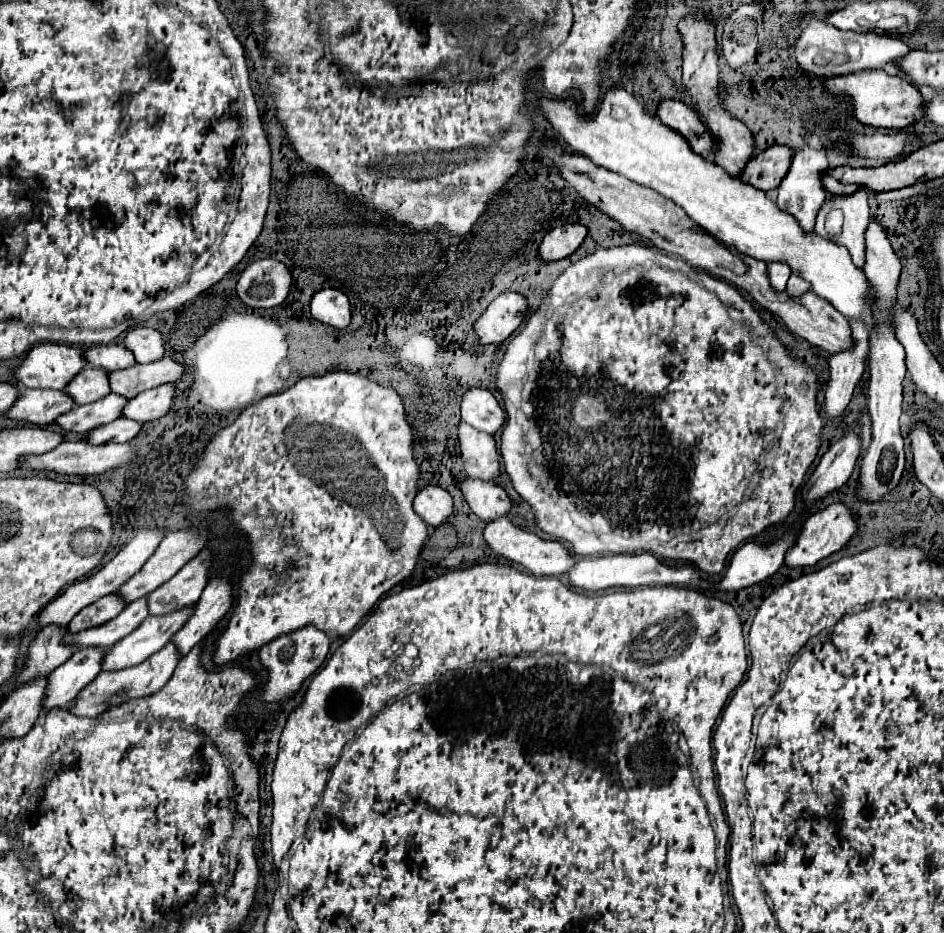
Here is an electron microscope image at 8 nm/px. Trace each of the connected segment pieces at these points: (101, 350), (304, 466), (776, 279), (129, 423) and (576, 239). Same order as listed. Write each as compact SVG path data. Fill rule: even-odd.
M121 342L91 346L85 348L83 354L89 364L97 368L105 368L109 372L125 370L125 366L135 366L135 358L129 354L129 350L125 350L125 346L121 346Z
M341 370L329 372L319 378L301 378L285 392L267 396L267 398L247 406L231 426L227 426L215 434L211 444L205 448L205 460L201 462L199 470L195 470L187 480L189 484L187 484L187 492L185 492L185 502L189 504L191 510L197 510L197 512L211 512L221 506L231 508L231 518L233 518L235 526L241 528L241 534L245 534L249 538L251 554L253 554L253 568L241 576L237 606L227 624L227 630L221 634L221 638L217 642L217 650L215 650L215 658L213 658L215 664L233 662L239 656L253 652L259 646L275 640L277 636L293 632L307 624L313 624L319 630L325 630L327 634L333 634L333 636L345 636L353 630L353 626L371 610L371 606L387 590L391 590L395 584L399 584L401 580L411 576L419 550L427 538L427 524L423 522L423 518L419 518L415 514L415 510L411 506L411 502L419 490L417 488L419 466L415 464L415 458L413 458L413 436L411 436L411 428L405 420L403 402L393 388L383 388L363 376L355 376L355 374L341 372ZM365 460L371 460L371 470L365 466ZM287 546L297 546L301 558L293 560L287 568L287 576L283 576L283 574L277 574L271 558L279 556Z
M771 262L767 266L769 266L769 282L771 282L773 290L785 290L785 284L787 284L787 280L791 276L789 266L779 264L779 262Z
M117 418L105 426L99 426L95 430L89 432L89 442L91 444L107 444L107 442L129 442L133 440L139 430L141 430L141 422L133 422L131 418Z
M583 224L559 226L543 238L543 242L539 246L539 256L543 260L567 258L583 244L585 238L587 238L587 228Z

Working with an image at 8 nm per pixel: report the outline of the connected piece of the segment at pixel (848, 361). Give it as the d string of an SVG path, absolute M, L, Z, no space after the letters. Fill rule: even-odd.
M851 322L851 330L855 348L829 358L829 382L823 410L831 422L845 414L853 390L865 372L865 356L869 354L869 330L861 322Z

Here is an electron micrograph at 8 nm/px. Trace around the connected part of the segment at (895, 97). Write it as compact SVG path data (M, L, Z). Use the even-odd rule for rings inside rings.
M863 70L847 76L835 76L825 82L825 86L839 94L845 92L851 96L853 114L859 122L875 126L875 128L889 128L889 130L905 130L915 124L917 114L921 114L923 96L915 86L909 86L909 80L889 74L885 70Z

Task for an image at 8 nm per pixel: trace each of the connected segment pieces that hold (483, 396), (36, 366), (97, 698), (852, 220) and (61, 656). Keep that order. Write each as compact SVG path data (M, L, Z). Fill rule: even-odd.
M487 388L467 390L461 402L461 418L475 430L495 434L505 424L505 410Z
M47 342L35 346L27 354L15 376L27 388L65 390L73 374L79 374L83 368L85 362L81 362L81 348Z
M169 642L167 646L163 646L163 650L149 656L145 662L141 662L141 666L131 666L131 668L125 668L125 670L117 670L113 674L105 674L105 670L103 670L103 672L99 672L99 676L85 690L79 692L79 696L77 696L79 700L71 710L77 716L95 718L97 714L105 712L109 706L125 702L127 698L141 698L141 696L155 694L157 690L161 690L161 686L167 684L167 680L171 678L175 666L179 664L179 660L181 660L181 656L177 654L177 646L173 646Z
M855 190L853 194L845 196L827 196L825 206L817 212L815 232L821 236L829 236L825 230L825 216L833 208L843 210L843 228L839 234L835 234L835 240L843 246L847 246L853 262L857 262L859 268L863 268L863 252L865 252L865 240L863 232L869 224L869 204L867 204L867 190Z
M45 626L37 640L29 646L25 670L19 676L19 684L33 680L35 676L45 676L53 672L57 666L67 662L73 654L73 646L65 646L67 626Z

